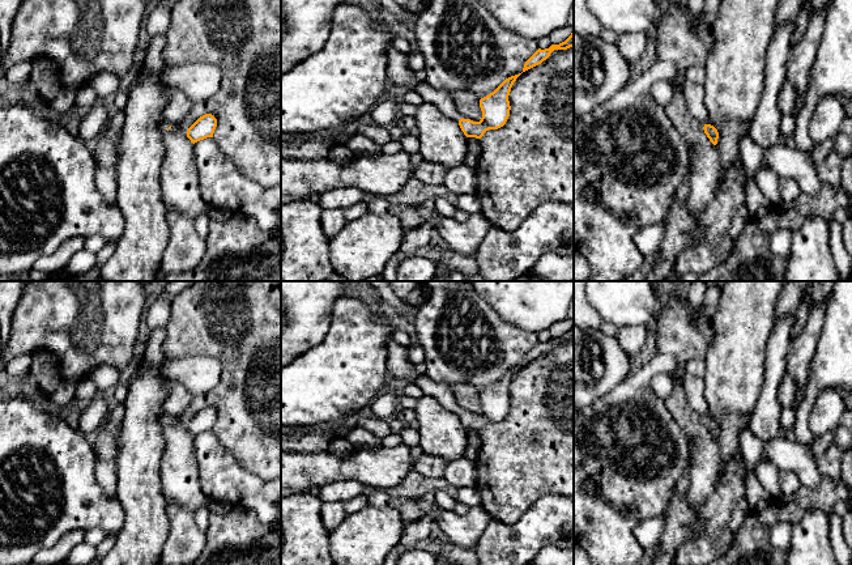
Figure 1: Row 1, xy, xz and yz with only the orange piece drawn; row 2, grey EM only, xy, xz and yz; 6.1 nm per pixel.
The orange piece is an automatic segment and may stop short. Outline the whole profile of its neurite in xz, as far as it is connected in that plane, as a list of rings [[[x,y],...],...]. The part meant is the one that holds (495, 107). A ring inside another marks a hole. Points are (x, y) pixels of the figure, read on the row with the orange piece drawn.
[[[520,75],[506,78],[493,93],[480,99],[482,111],[480,122],[463,118],[459,120],[459,126],[467,137],[481,139],[486,131],[498,129],[506,124],[511,110],[508,95]]]

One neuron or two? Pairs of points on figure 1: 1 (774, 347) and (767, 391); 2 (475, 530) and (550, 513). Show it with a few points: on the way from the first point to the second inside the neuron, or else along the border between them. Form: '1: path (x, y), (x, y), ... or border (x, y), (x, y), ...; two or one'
1: path (774, 357), (771, 381); one
2: border (490, 518), (476, 547); two

